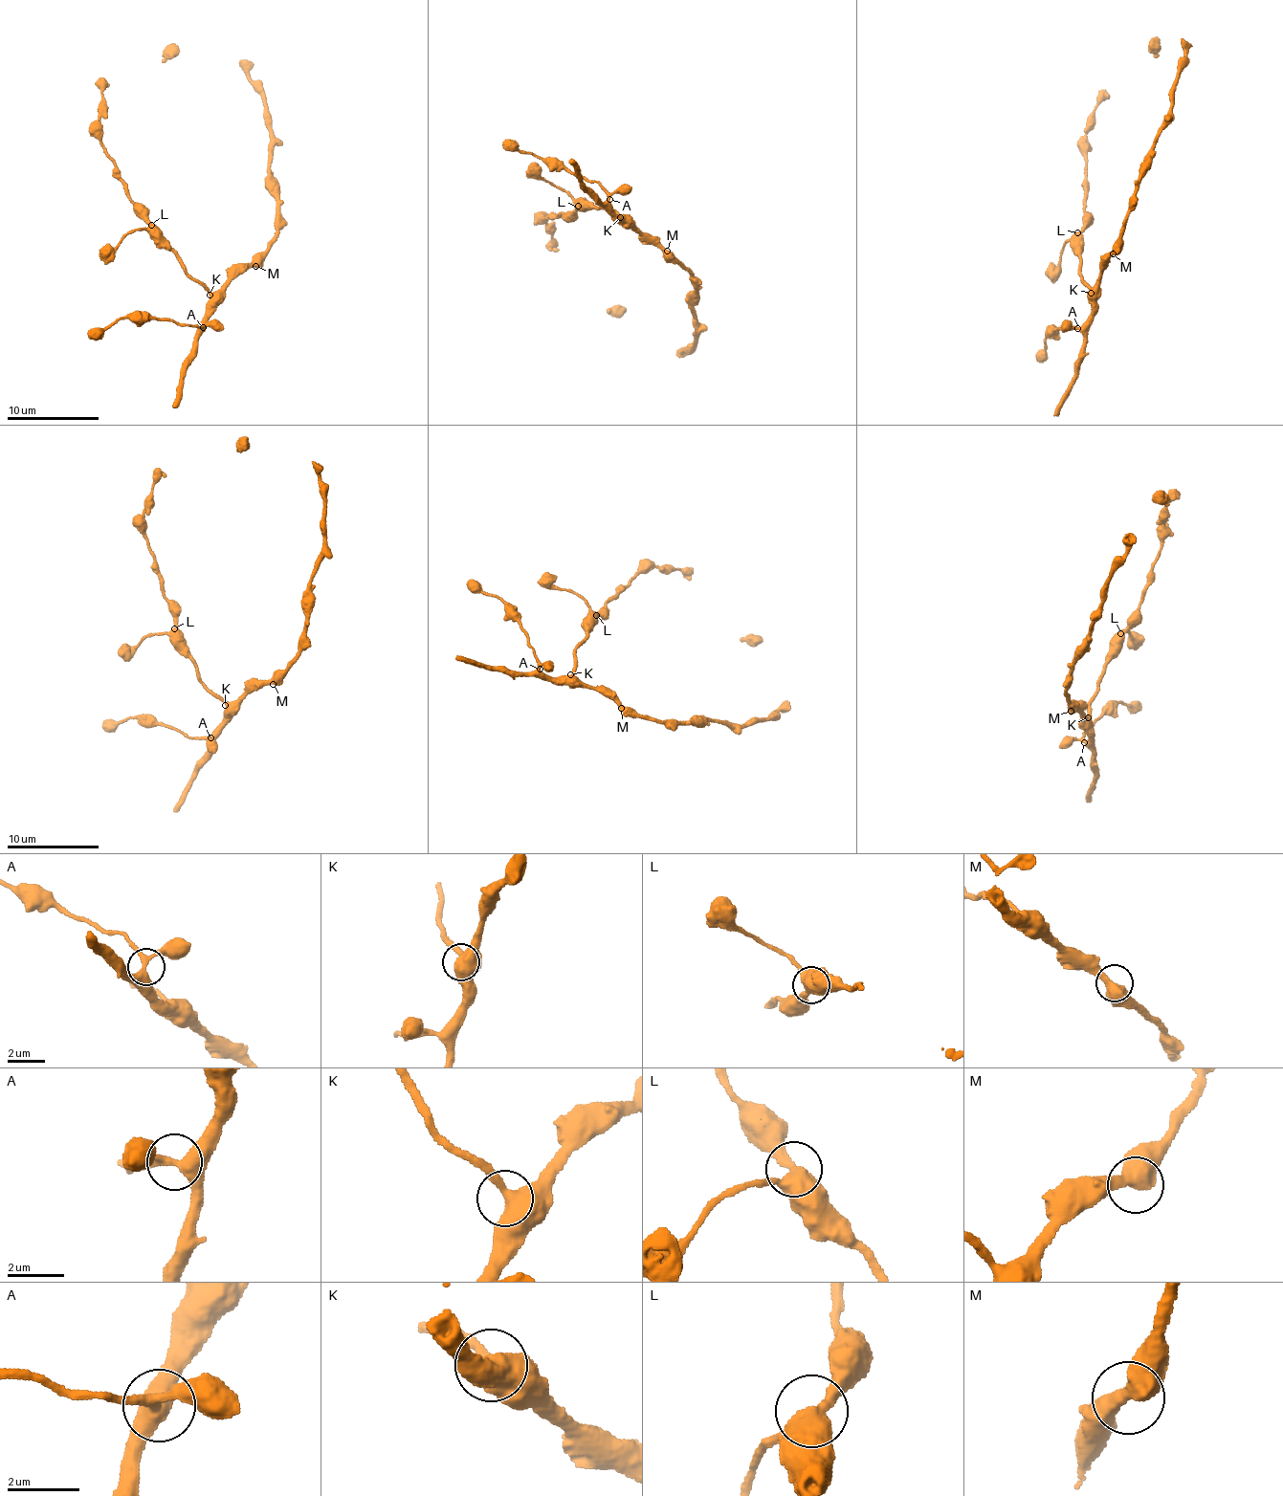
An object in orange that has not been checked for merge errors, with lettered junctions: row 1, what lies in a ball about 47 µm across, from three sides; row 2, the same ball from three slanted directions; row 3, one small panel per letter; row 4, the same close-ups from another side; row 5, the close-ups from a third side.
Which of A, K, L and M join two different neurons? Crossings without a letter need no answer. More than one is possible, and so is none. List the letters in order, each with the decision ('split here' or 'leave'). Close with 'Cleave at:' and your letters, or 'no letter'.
A: leave
K: leave
L: leave
M: leave
Cleave at: no letter

